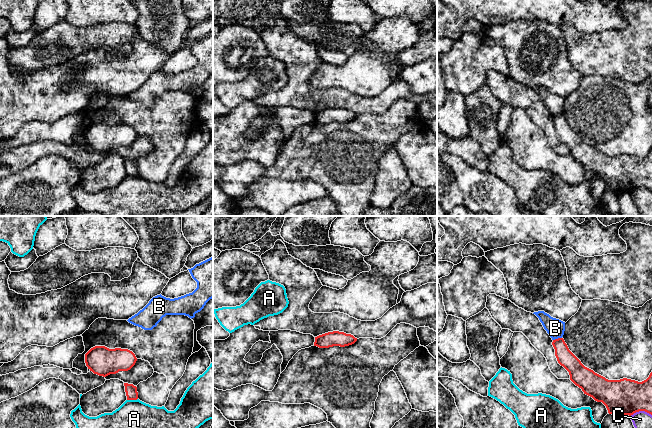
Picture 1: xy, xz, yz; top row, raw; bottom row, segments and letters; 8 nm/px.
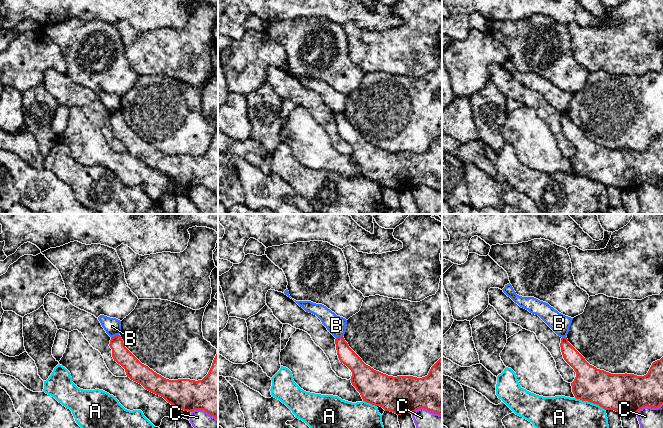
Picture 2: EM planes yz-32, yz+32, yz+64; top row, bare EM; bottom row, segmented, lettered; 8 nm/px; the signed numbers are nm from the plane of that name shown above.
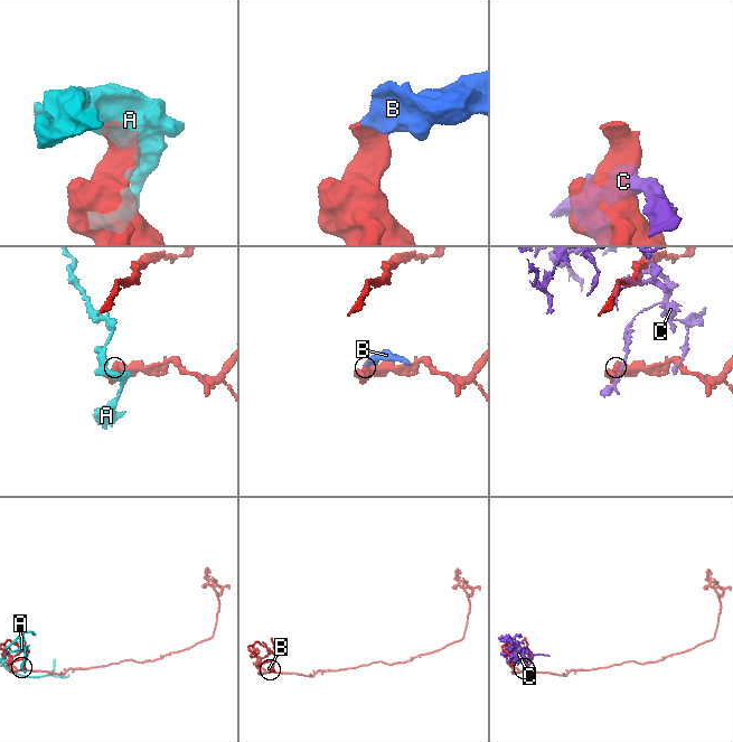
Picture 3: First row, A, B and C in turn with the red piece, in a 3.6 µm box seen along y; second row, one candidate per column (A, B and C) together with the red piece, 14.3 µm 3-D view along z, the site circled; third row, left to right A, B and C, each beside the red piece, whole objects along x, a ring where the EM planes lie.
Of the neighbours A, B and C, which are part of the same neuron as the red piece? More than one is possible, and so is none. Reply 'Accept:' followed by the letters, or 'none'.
Accept: none

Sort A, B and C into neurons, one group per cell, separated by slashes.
A / B / C

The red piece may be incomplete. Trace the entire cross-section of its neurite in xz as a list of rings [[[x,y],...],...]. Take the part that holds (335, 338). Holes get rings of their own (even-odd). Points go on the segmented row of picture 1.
[[[333,331],[315,337],[314,346],[319,348],[329,348],[333,346],[345,347],[354,344],[357,341],[351,334]]]

